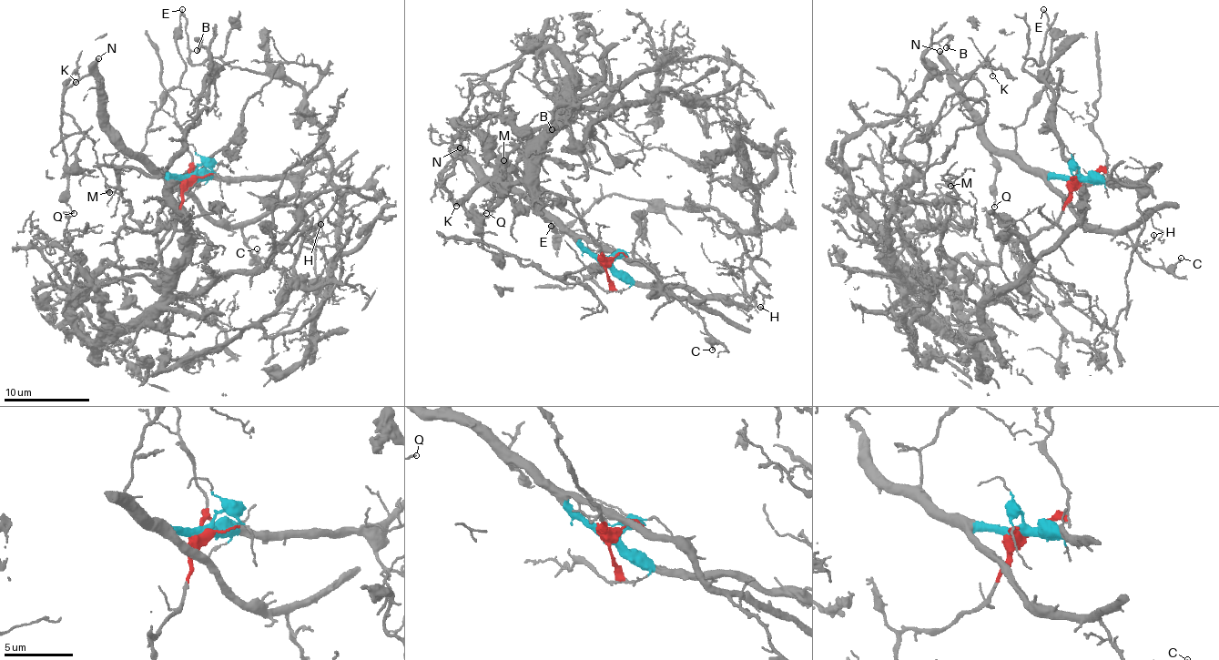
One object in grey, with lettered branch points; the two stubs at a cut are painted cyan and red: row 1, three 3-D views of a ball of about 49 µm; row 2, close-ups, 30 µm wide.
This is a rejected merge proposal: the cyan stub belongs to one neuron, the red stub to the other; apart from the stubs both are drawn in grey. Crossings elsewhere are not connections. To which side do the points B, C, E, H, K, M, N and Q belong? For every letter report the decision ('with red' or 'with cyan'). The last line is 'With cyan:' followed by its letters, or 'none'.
B: with red
C: with cyan
E: with cyan
H: with cyan
K: with cyan
M: with red
N: with cyan
Q: with cyan
With cyan: C, E, H, K, N, Q

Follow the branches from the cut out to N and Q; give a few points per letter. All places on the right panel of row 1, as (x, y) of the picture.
N: (1075, 179), (1037, 174), (1024, 163), (1008, 157), (987, 138), (981, 119), (951, 76), (951, 66), (939, 50)
Q: (1075, 179), (1050, 178), (987, 138), (981, 119), (947, 66), (959, 100), (980, 124), (995, 168), (995, 208)

